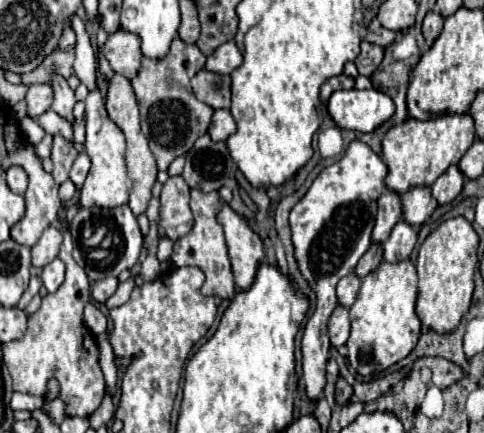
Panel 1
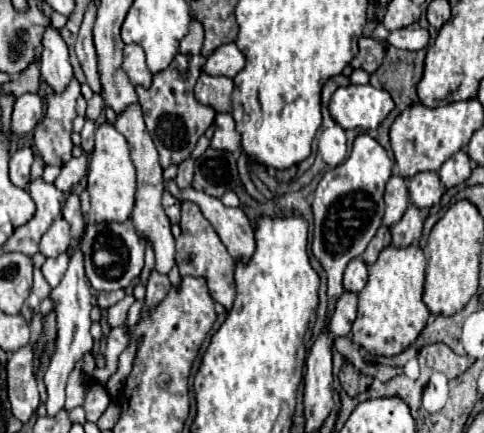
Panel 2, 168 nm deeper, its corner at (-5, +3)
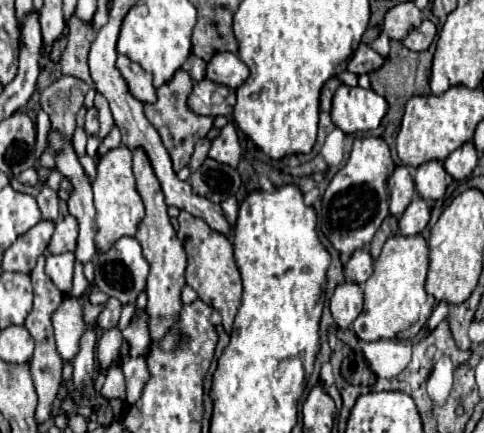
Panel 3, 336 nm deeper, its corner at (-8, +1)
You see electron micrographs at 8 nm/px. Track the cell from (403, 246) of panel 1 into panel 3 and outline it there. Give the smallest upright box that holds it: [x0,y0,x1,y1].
[398,196,430,236]

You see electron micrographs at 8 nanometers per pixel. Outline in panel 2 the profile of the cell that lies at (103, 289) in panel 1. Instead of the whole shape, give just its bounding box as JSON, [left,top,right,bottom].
[97,290,125,310]

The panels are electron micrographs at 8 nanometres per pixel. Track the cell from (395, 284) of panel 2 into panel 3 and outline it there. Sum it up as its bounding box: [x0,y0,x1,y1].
[352,234,436,342]

